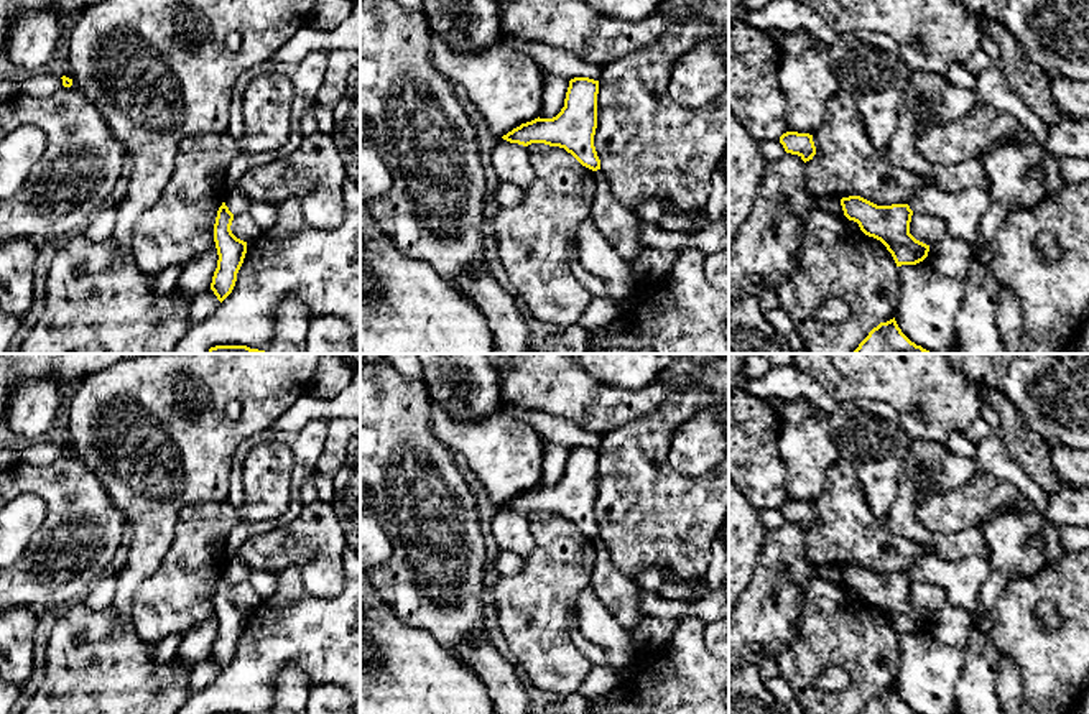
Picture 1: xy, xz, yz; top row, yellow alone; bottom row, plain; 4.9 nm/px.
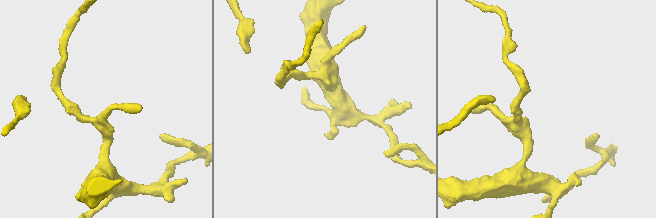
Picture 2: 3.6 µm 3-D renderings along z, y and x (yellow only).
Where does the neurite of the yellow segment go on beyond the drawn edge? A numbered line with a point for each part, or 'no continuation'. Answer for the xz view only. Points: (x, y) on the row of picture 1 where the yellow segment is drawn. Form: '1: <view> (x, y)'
no continuation

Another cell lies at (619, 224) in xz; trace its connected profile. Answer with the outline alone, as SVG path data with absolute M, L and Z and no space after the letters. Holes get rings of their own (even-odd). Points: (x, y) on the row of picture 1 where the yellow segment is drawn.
M600 169L594 173L597 192L594 196L591 217L614 248L632 263L645 248L645 243L638 239L640 217L633 209L617 201L610 192L609 179Z

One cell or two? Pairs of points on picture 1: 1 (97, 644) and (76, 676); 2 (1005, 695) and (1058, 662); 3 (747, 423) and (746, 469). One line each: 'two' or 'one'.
1: one
2: two
3: one

